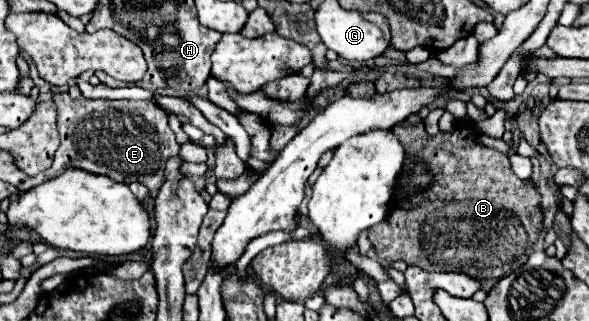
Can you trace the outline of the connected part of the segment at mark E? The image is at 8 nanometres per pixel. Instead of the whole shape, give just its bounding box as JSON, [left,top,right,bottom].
[44,93,180,189]

